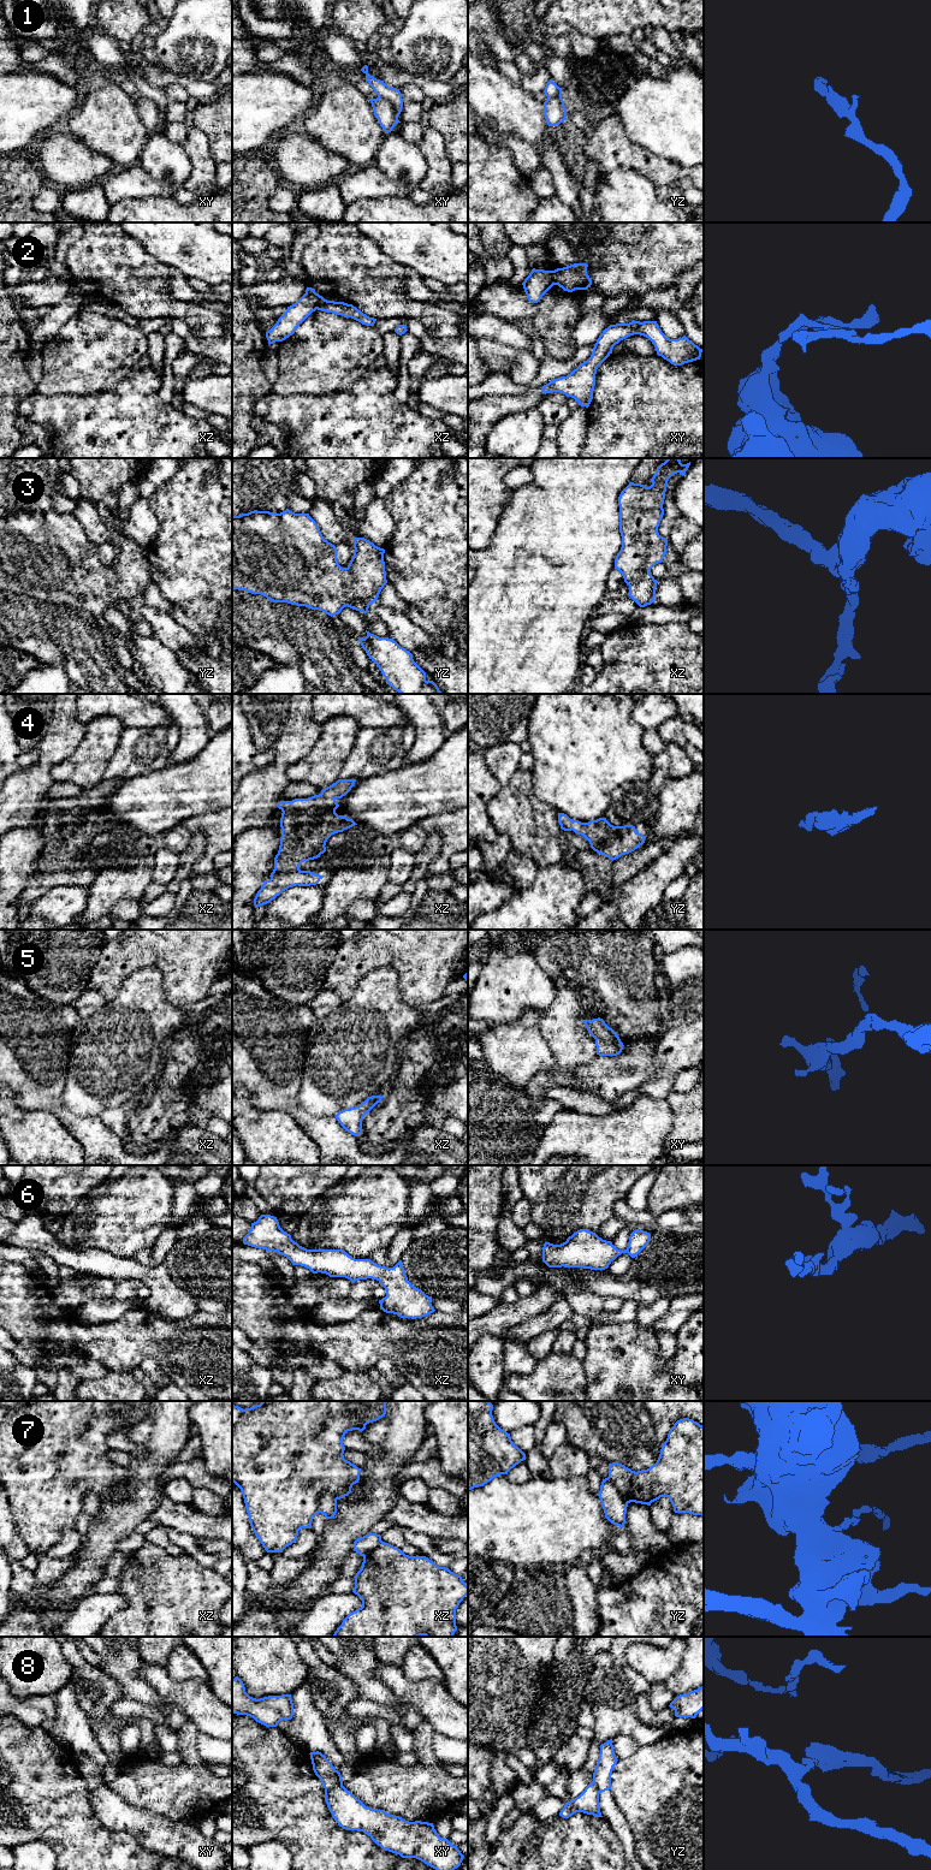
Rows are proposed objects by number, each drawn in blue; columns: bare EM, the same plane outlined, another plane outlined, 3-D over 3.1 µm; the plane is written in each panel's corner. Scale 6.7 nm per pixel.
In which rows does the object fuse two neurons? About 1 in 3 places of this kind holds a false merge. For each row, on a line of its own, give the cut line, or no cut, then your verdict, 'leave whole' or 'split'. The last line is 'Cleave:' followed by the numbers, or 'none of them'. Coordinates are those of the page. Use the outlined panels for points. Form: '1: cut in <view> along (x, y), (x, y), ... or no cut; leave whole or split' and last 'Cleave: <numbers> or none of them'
1: cut in xy along (378, 96), (387, 100), (393, 106), (397, 123); split
2: cut in xy along (551, 271), (555, 284); split
3: no cut; leave whole
4: no cut; leave whole
5: no cut; leave whole
6: no cut; leave whole
7: cut in xz along (332, 1494), (322, 1494), (319, 1497), (319, 1512); split
8: cut in xy along (342, 1784), (325, 1790); split
Cleave: 1, 2, 7, 8

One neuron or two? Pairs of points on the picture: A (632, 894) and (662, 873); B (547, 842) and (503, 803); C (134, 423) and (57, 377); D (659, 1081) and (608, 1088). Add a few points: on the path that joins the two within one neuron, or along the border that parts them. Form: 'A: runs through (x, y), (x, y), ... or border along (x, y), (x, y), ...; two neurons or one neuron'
A: runs through (639, 894), (654, 878); one neuron
B: runs through (537, 832), (514, 811); one neuron
C: border along (113, 387), (101, 392), (83, 395), (57, 393); two neurons
D: border along (654, 1057), (657, 1073), (638, 1087); two neurons

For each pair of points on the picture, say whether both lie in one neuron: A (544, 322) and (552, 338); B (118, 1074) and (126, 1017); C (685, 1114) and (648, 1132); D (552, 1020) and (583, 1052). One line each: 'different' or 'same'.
A: same
B: same
C: different
D: same

